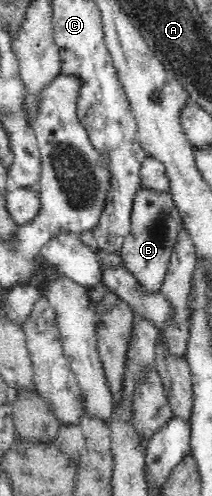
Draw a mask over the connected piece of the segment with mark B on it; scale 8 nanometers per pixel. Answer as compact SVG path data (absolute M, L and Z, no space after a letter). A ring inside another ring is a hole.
M144 187L138 189L131 213L131 230L124 240L120 254L124 267L138 280L146 292L161 291L170 256L182 228L184 228L183 217L169 192L159 193Z

